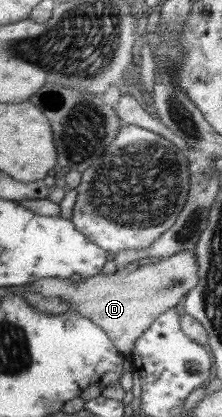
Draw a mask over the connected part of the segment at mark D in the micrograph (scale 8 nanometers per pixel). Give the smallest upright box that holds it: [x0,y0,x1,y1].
[21,252,198,353]

